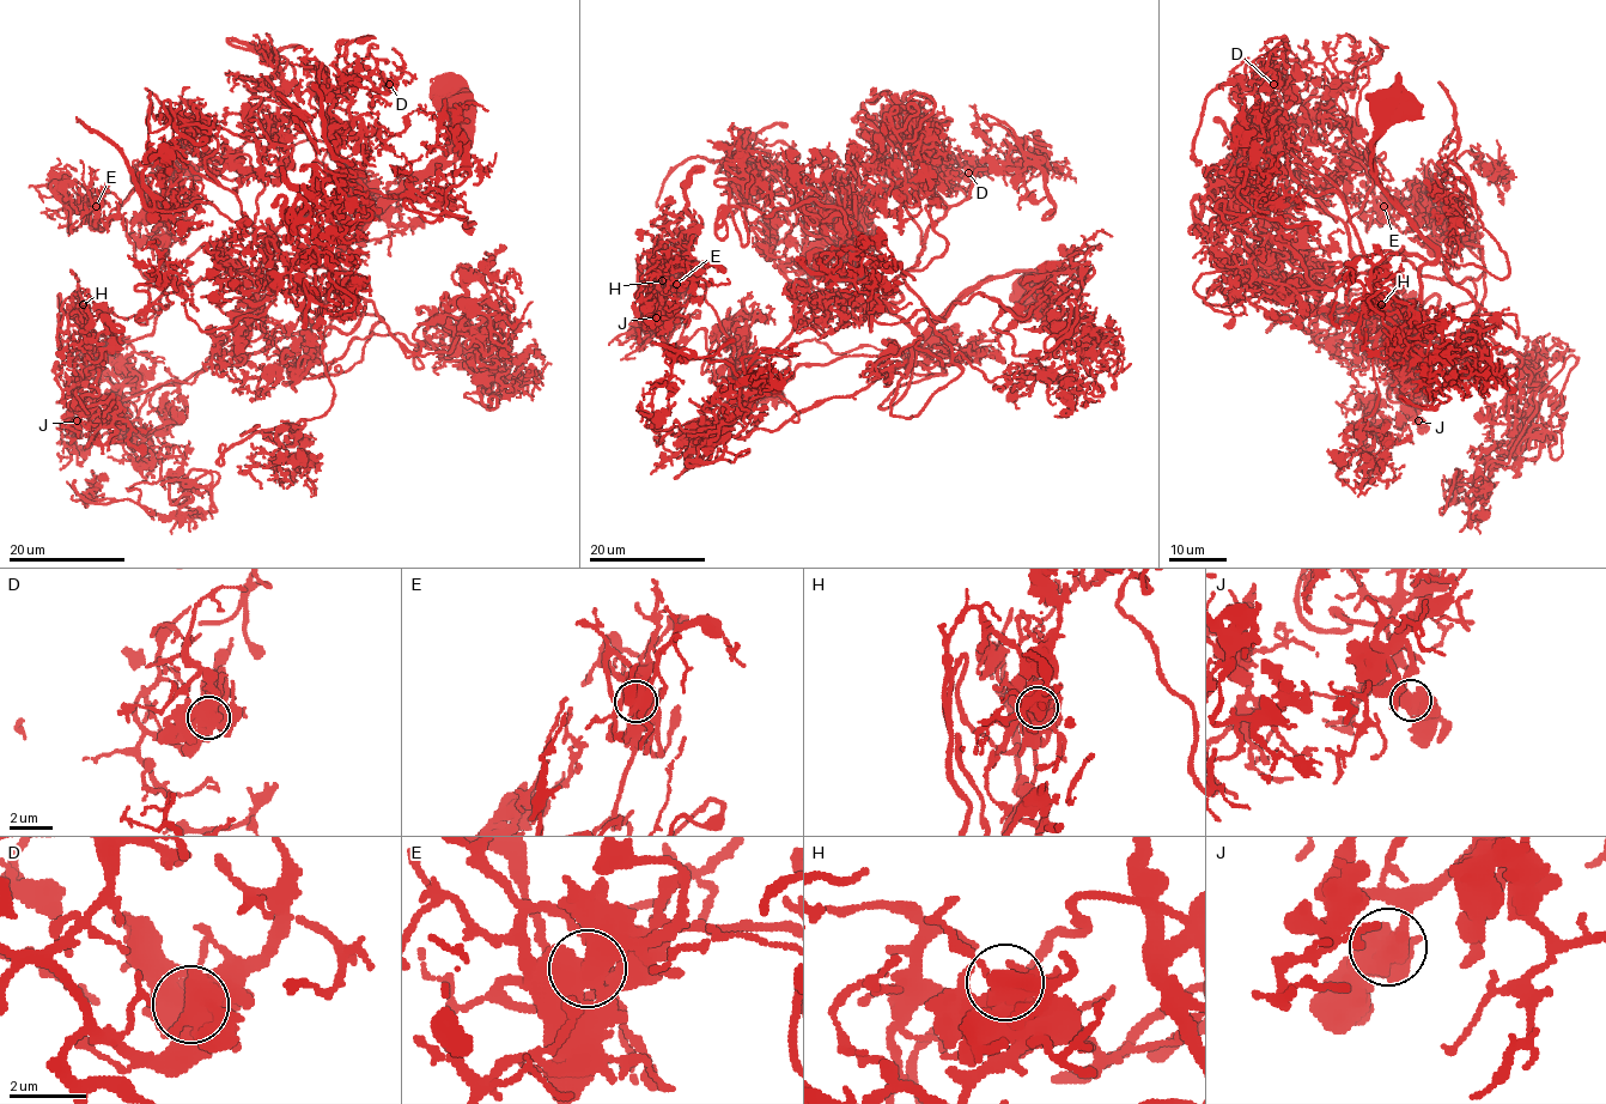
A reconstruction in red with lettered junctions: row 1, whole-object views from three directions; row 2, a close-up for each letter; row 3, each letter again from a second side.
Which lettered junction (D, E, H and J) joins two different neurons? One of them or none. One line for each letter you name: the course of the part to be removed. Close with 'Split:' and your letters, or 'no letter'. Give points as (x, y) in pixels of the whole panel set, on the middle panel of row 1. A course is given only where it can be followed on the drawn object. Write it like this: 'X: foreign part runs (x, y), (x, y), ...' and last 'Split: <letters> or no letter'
Split: no letter

